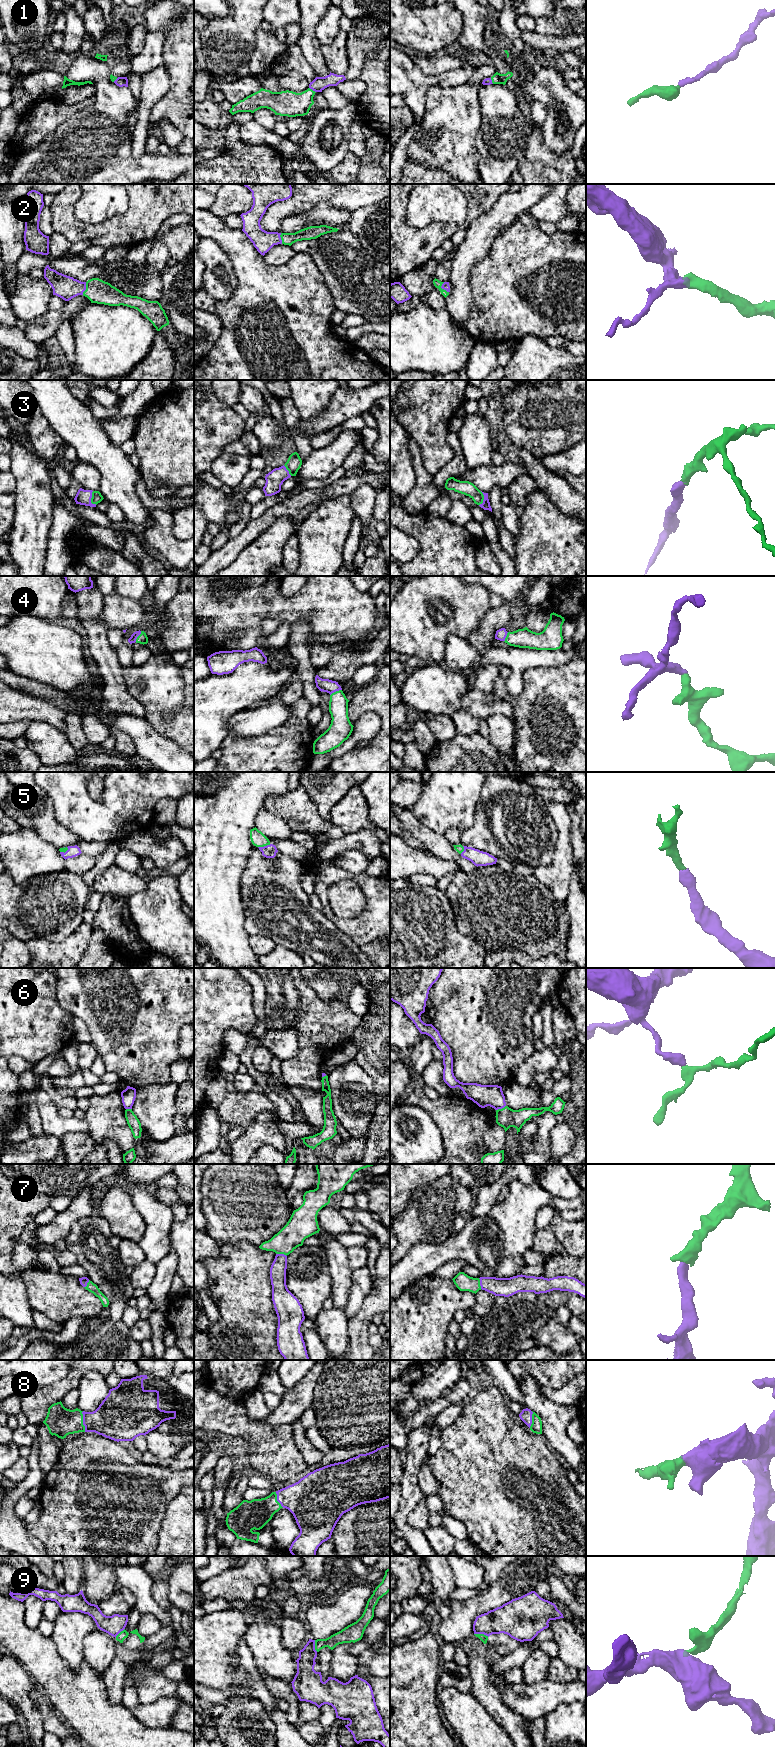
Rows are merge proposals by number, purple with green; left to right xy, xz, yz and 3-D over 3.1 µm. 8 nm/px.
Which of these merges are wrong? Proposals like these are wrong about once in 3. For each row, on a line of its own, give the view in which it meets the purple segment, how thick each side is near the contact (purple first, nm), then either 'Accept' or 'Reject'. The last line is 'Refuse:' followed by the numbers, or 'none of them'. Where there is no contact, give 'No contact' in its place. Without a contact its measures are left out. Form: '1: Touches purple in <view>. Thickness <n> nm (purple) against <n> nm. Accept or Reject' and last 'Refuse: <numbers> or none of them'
1: Touches purple in xz. Thickness 110 nm (purple) against 200 nm. Accept
2: Touches purple in yz. Thickness 60 nm (purple) against 60 nm. Accept
3: Touches purple in xy. Thickness 130 nm (purple) against 80 nm. Accept
4: Touches purple in xz. Thickness 110 nm (purple) against 160 nm. Accept
5: Touches purple in xz. Thickness 110 nm (purple) against 120 nm. Accept
6: Touches purple in yz. Thickness 180 nm (purple) against 160 nm. Reject
7: Touches purple in xz. Thickness 130 nm (purple) against 200 nm. Accept
8: Touches purple in xy. Thickness 320 nm (purple) against 240 nm. Accept
9: Touches purple in yz. Thickness 240 nm (purple) against 60 nm. Reject
Refuse: 6, 9

